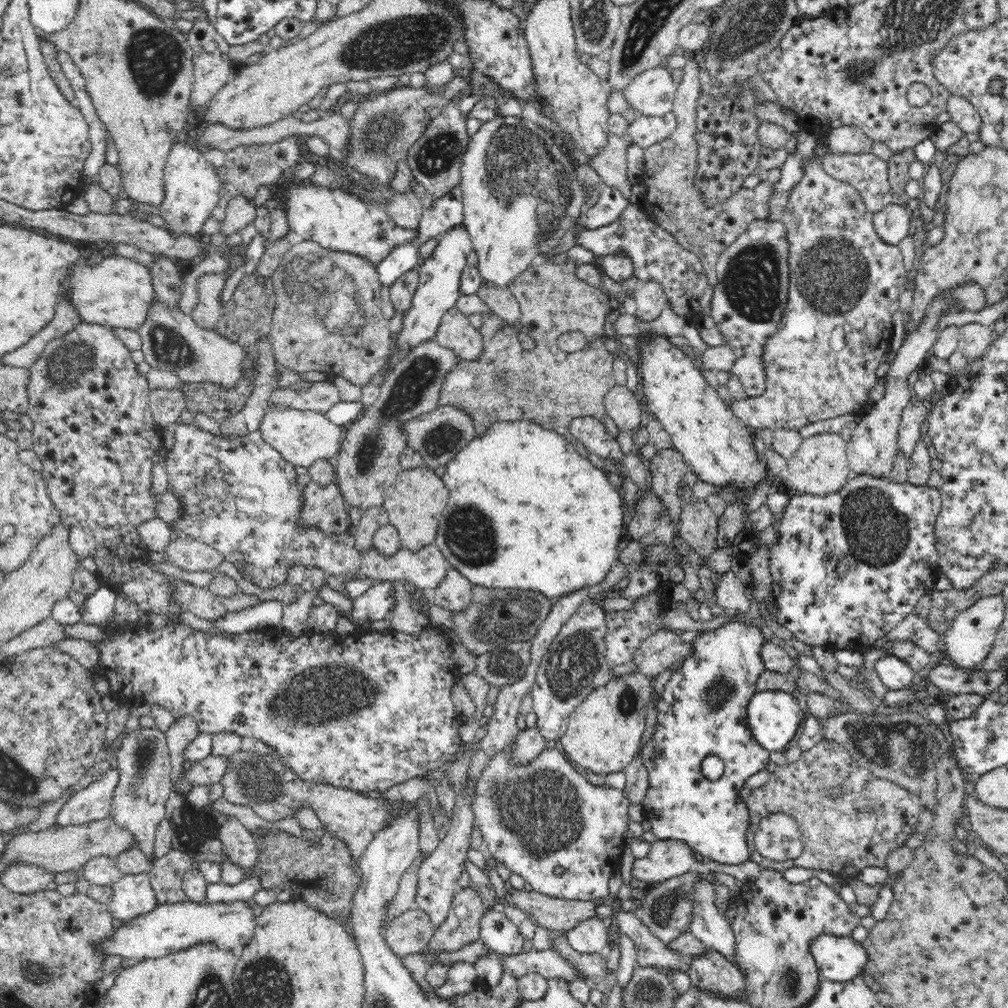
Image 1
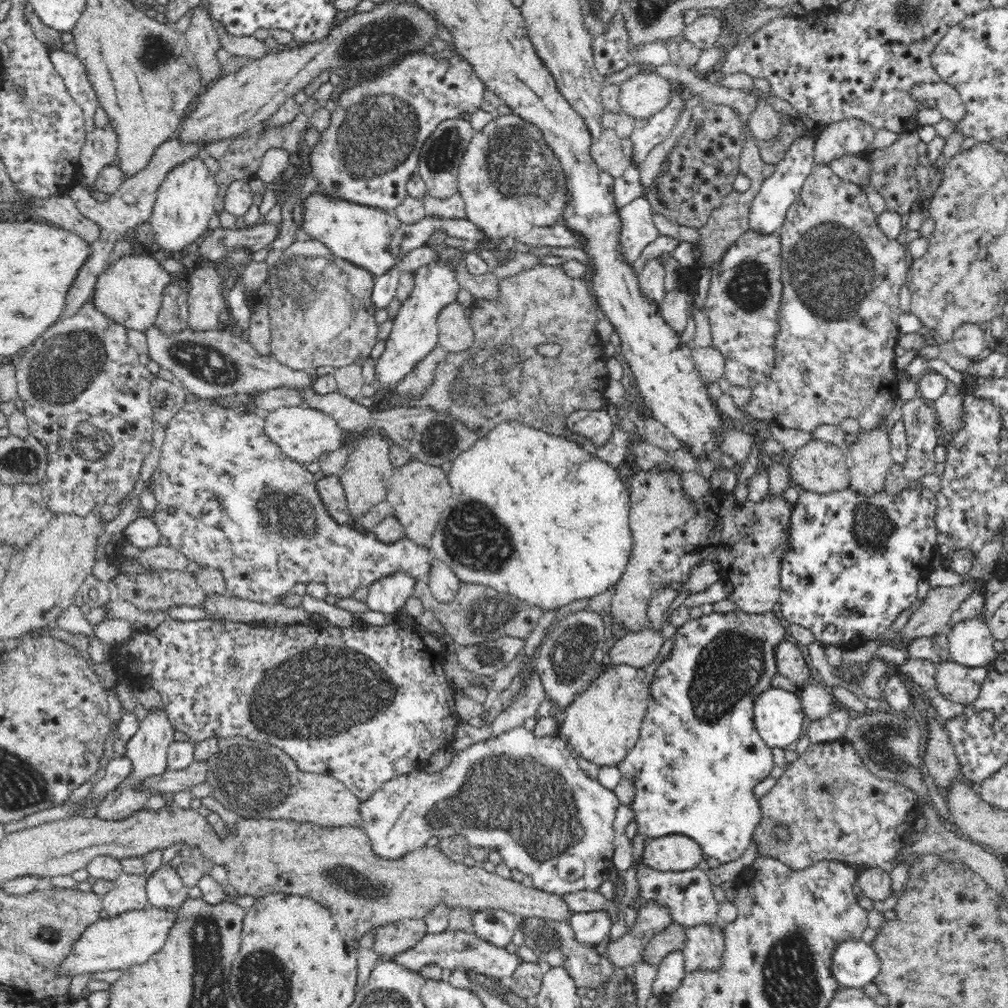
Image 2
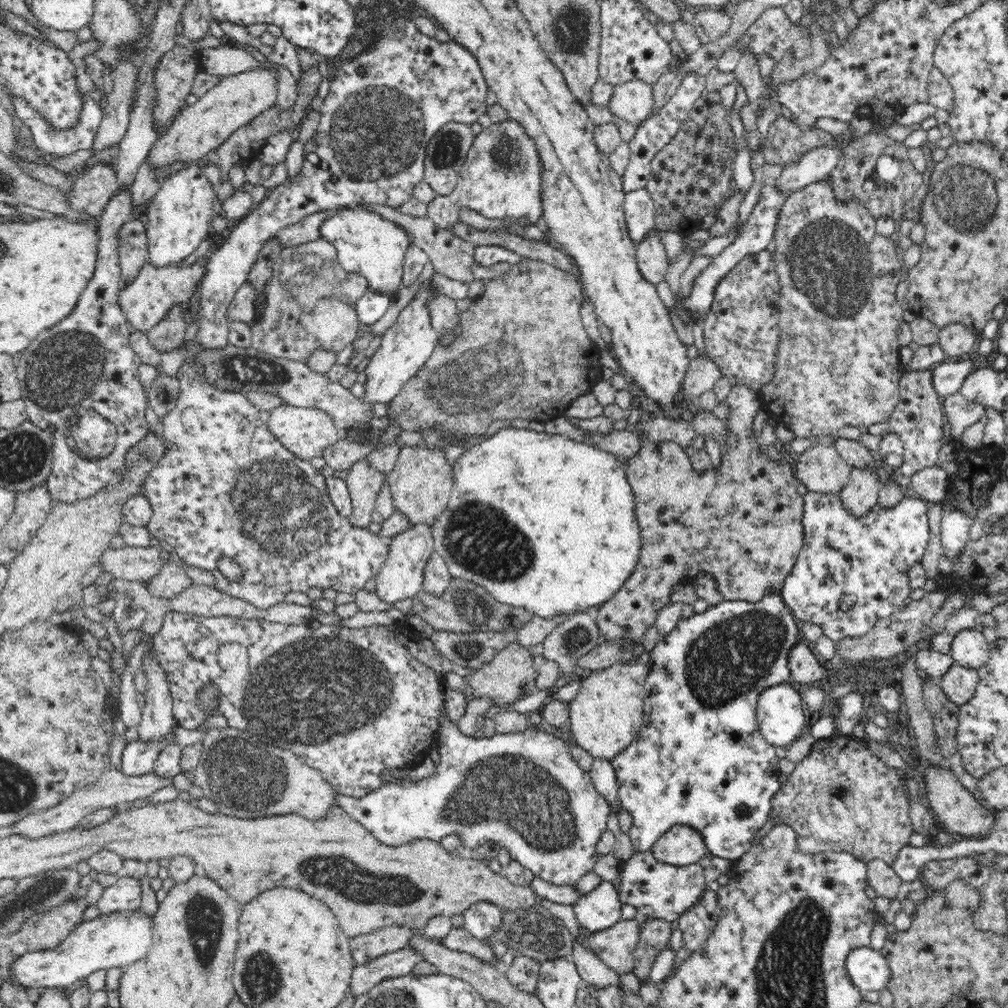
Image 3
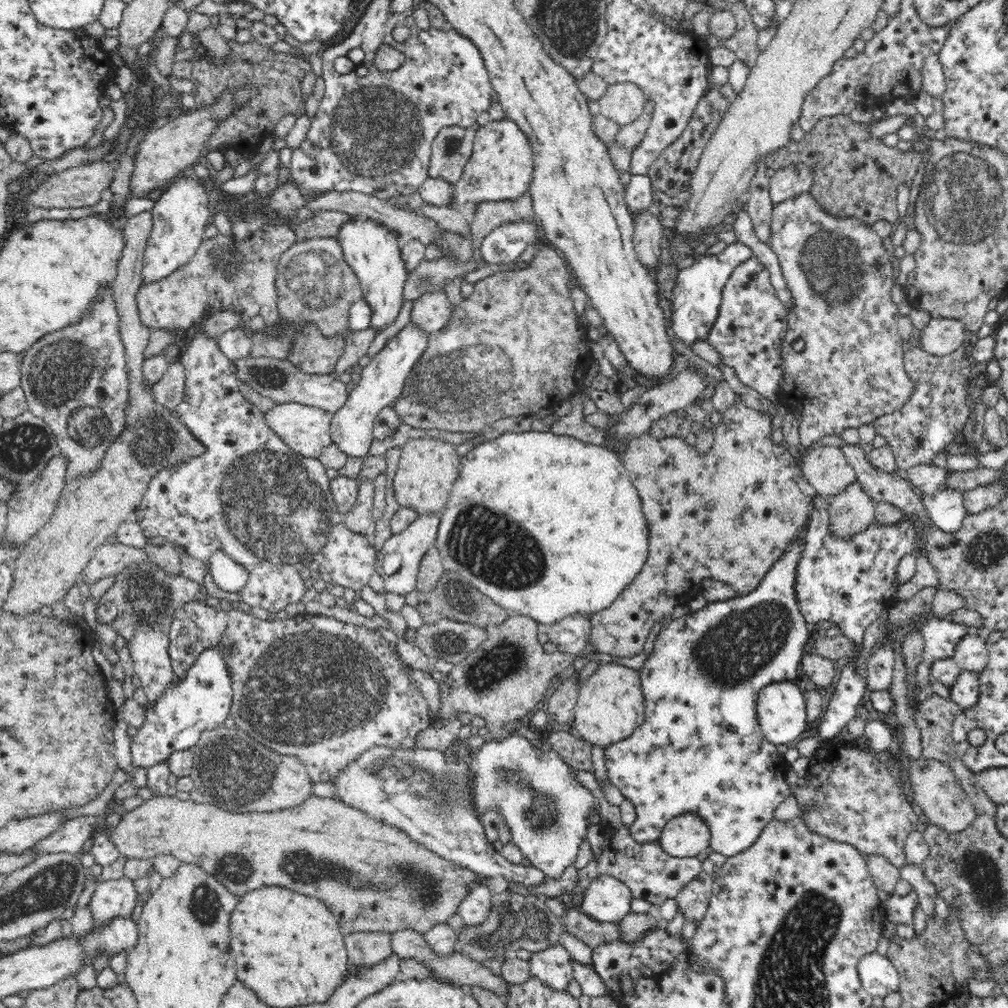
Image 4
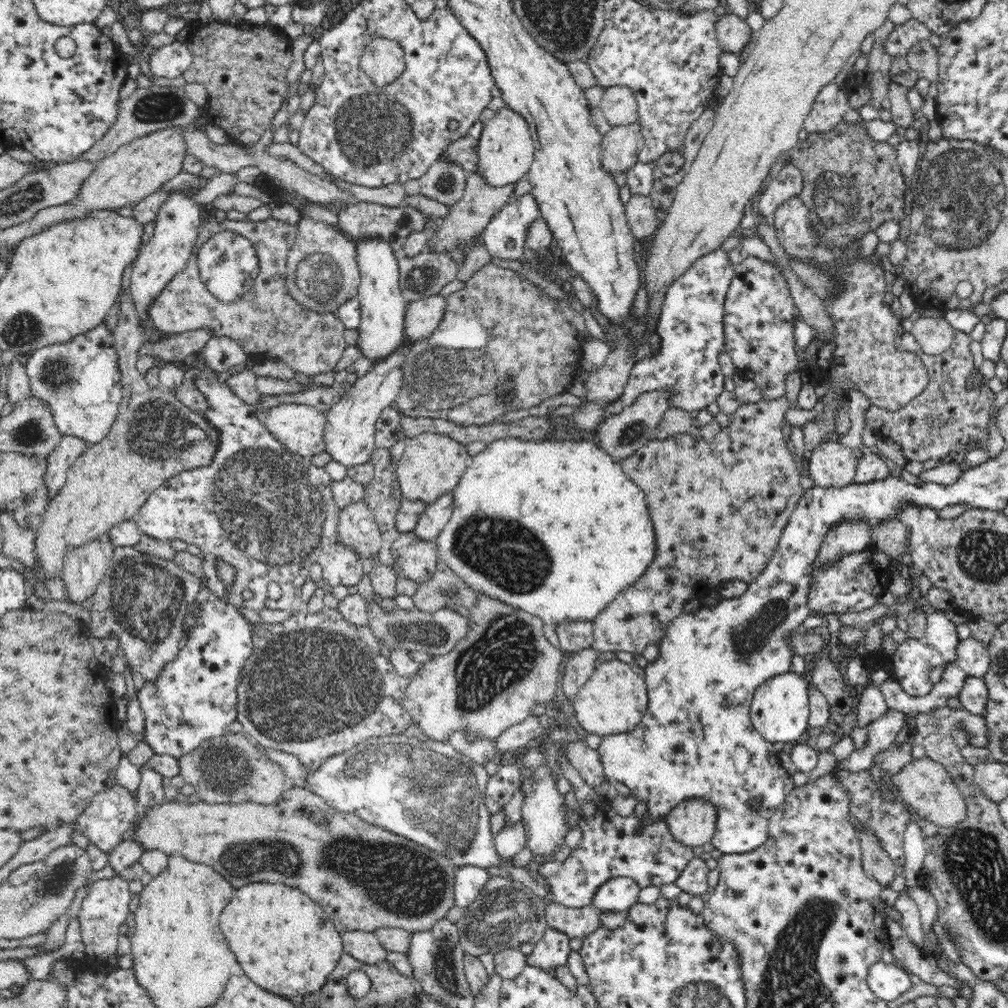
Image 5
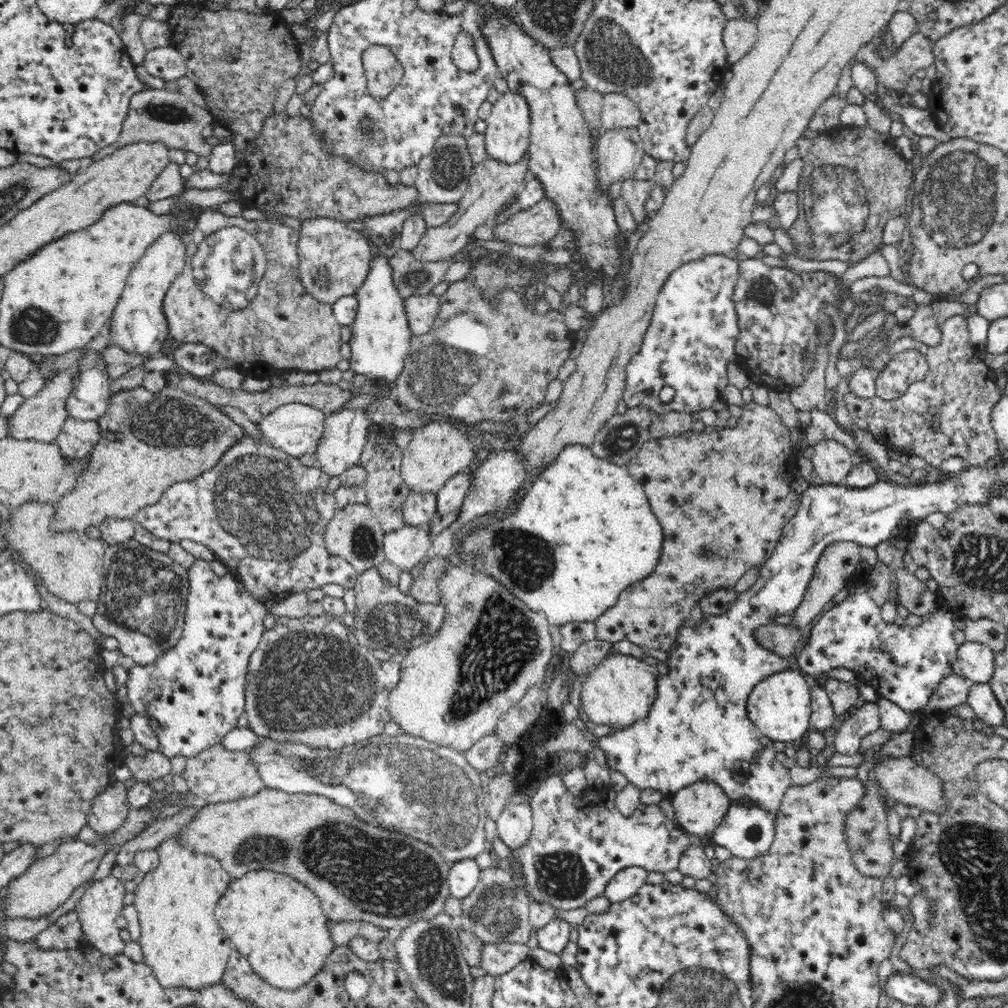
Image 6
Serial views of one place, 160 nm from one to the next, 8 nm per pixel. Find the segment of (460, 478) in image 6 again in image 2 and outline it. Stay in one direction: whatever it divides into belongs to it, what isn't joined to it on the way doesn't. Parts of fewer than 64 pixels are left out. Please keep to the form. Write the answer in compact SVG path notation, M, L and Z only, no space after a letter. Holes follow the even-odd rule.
M404 572L385 576L368 586L368 611L392 615L402 609L410 599L416 580Z

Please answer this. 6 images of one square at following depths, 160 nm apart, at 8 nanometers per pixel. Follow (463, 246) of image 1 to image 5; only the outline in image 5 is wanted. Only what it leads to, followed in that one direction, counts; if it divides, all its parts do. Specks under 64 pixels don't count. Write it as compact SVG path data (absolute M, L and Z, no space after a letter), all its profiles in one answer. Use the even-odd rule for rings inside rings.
M403 346L390 352L386 358L373 362L373 366L363 376L358 377L351 388L341 396L337 404L325 413L325 451L330 454L333 460L340 462L346 468L364 464L370 460L371 454L375 451L375 424L384 408L394 405L403 383L403 364L405 363L405 352Z

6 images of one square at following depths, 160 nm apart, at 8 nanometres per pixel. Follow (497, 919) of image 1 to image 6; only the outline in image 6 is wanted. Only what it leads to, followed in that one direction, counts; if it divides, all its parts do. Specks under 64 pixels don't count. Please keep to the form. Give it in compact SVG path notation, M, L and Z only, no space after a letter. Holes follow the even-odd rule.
M465 859L451 865L448 875L448 885L451 896L462 900L477 888L481 869L474 859Z

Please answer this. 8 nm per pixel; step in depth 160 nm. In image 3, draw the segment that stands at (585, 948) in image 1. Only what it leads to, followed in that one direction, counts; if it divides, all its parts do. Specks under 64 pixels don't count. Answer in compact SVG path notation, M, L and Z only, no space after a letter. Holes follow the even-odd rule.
M602 881L574 906L574 914L585 933L595 933L614 926L620 920L622 903L616 889Z

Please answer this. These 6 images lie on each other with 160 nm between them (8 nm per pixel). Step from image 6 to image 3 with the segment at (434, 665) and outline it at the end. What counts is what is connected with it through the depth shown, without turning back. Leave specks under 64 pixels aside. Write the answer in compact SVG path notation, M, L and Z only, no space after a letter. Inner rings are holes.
M511 642L510 646L504 647L499 653L495 654L496 658L490 664L484 664L478 672L473 672L470 678L466 678L471 686L470 696L466 696L469 700L472 698L492 698L497 704L510 704L514 700L522 699L522 686L524 682L529 682L533 689L533 683L537 673L534 669L534 662L530 655L530 650L520 647L515 642Z

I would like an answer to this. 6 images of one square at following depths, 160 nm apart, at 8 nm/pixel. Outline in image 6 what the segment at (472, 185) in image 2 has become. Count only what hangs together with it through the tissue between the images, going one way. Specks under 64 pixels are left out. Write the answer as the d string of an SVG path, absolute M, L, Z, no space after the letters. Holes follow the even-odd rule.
M507 91L493 104L492 114L486 118L485 150L490 159L503 164L518 164L526 154L529 154L531 119L530 109L524 97Z

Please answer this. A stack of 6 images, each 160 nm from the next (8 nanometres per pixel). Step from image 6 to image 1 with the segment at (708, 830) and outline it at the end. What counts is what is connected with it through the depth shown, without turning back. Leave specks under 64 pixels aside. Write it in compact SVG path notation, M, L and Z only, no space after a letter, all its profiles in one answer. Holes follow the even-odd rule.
M660 840L651 844L646 857L634 859L631 875L648 889L686 872L706 873L709 866L694 859L695 852L678 840Z

